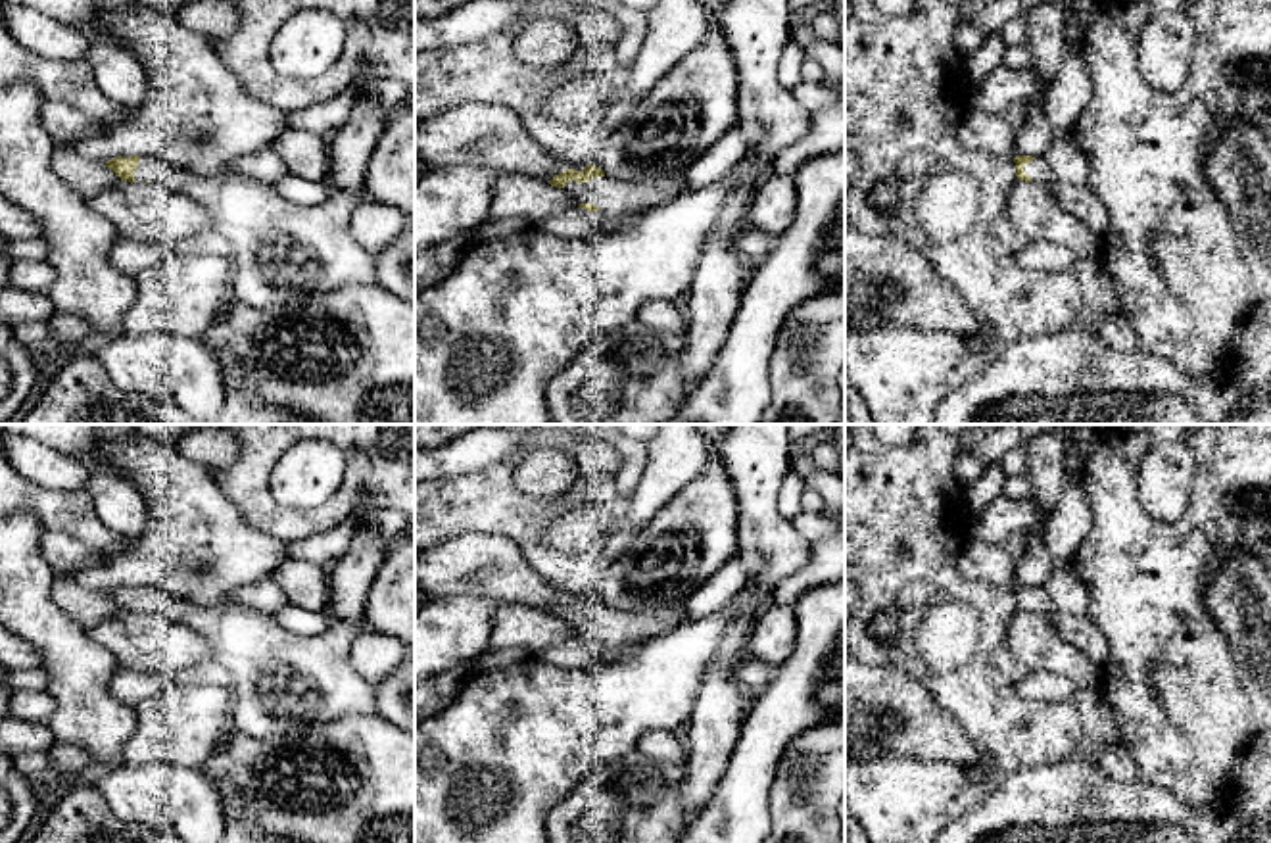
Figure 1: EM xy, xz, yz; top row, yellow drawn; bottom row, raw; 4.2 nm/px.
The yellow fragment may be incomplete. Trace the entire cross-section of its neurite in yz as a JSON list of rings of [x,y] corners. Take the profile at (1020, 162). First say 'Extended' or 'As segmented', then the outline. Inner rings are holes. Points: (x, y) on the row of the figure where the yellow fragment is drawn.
Extended. [[[1016,156],[1016,177],[1025,182],[1044,182],[1052,181],[1052,171],[1044,163],[1043,156]]]

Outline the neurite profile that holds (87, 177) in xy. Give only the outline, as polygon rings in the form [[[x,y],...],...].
[[[67,146],[54,148],[52,171],[83,200],[121,182],[121,179],[106,163],[86,159],[75,148]]]

